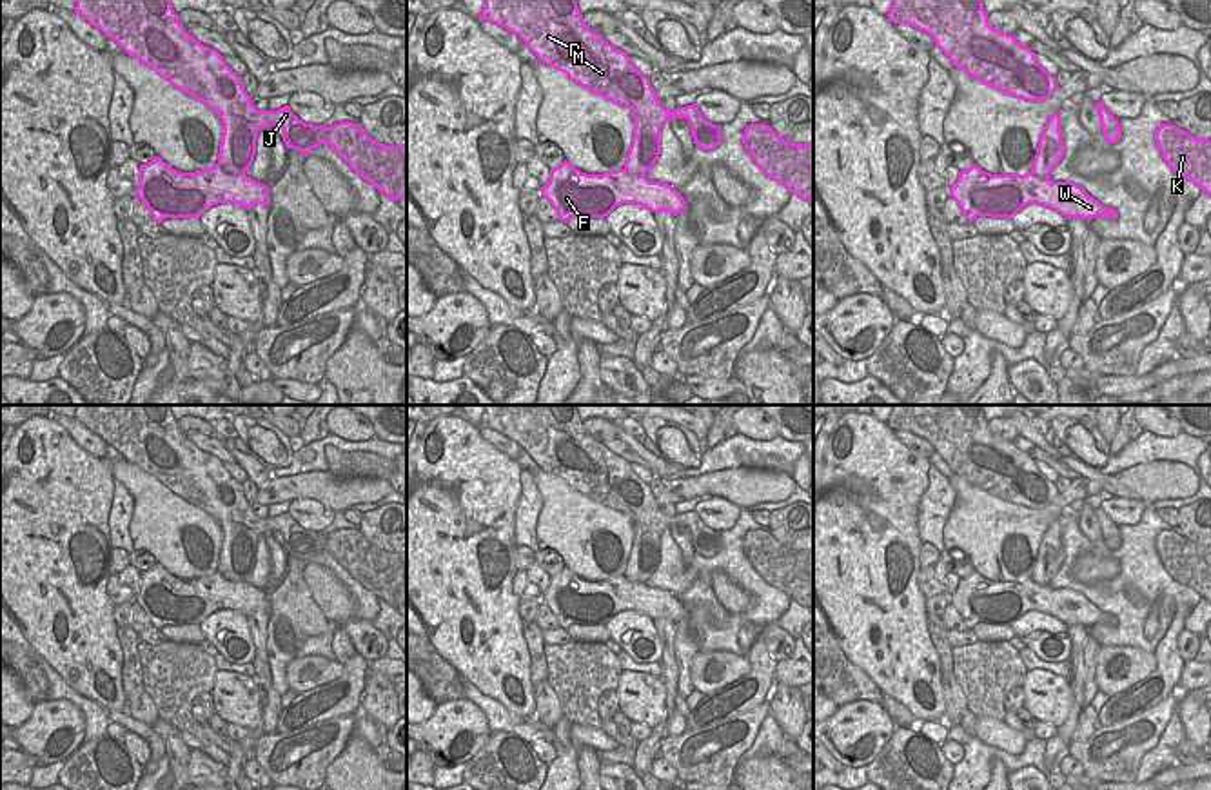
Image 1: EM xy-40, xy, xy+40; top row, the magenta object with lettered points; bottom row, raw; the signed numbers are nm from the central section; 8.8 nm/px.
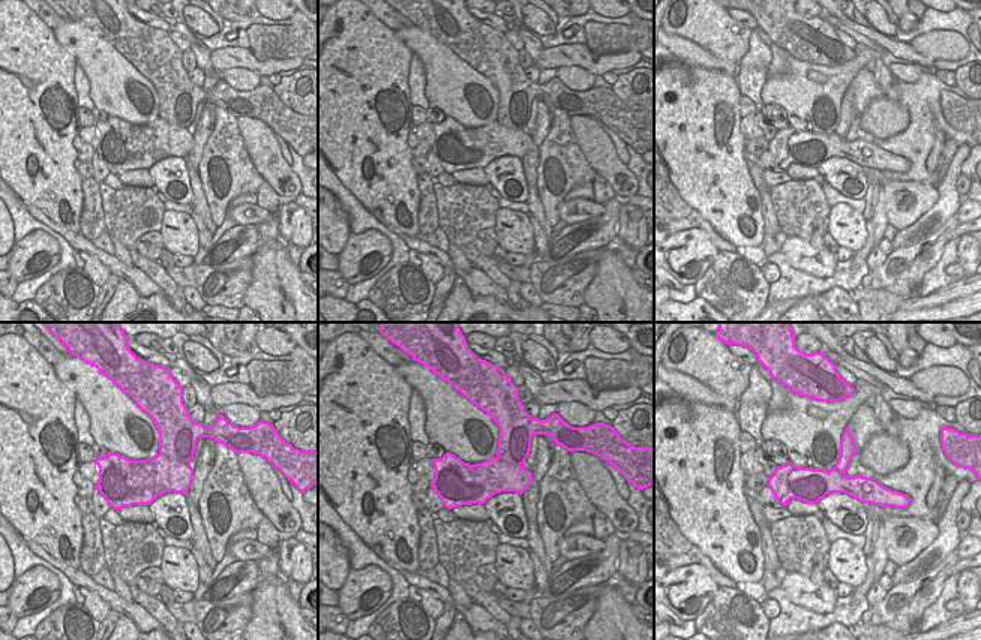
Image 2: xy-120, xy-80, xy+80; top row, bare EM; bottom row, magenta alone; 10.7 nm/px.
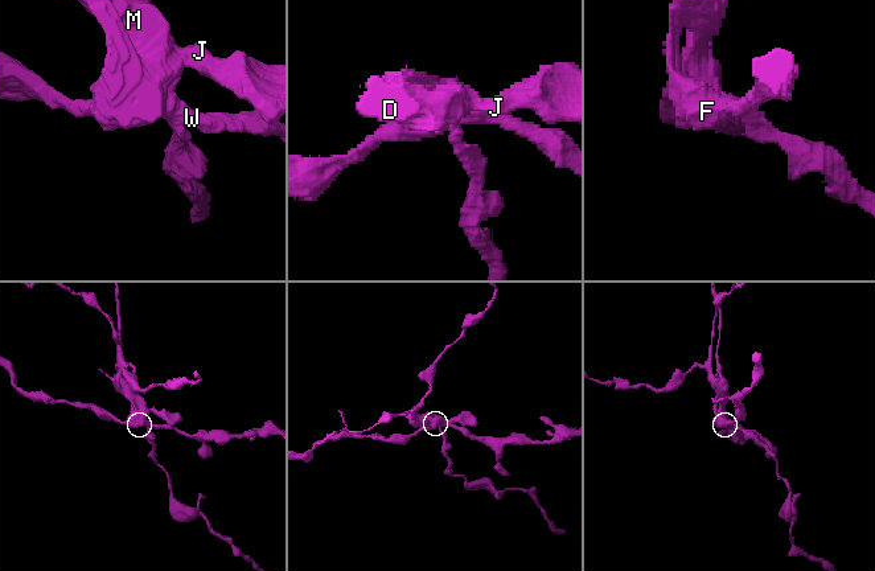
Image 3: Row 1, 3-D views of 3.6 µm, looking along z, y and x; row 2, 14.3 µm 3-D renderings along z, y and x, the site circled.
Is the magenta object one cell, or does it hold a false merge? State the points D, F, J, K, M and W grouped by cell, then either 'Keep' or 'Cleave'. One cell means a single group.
Groups: D J K M / F W. Cleave.

